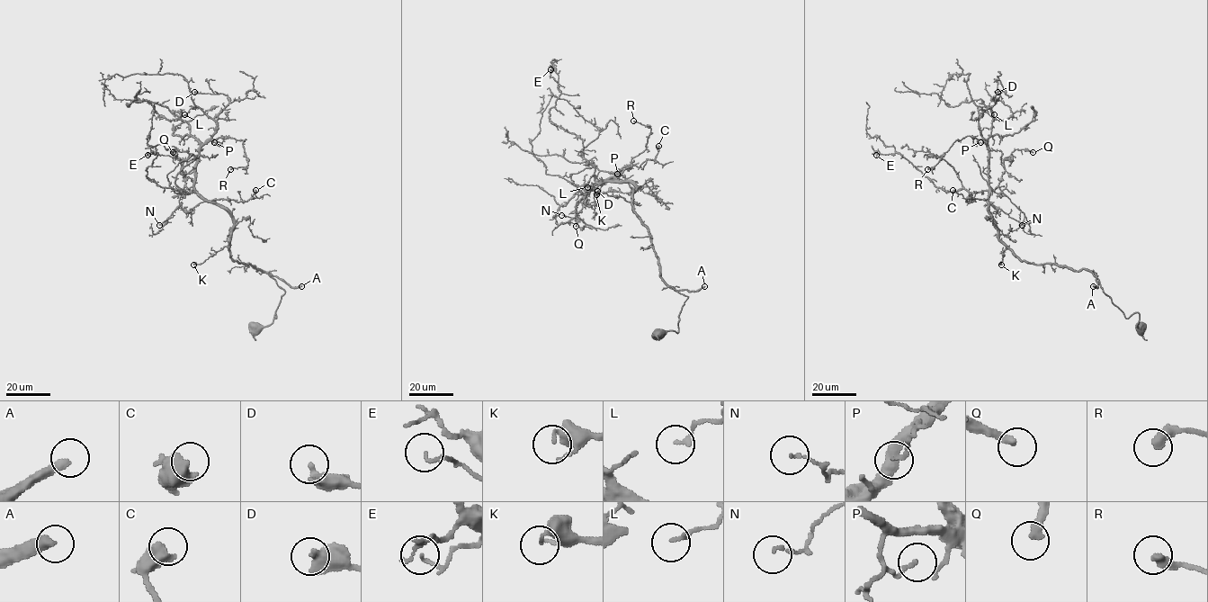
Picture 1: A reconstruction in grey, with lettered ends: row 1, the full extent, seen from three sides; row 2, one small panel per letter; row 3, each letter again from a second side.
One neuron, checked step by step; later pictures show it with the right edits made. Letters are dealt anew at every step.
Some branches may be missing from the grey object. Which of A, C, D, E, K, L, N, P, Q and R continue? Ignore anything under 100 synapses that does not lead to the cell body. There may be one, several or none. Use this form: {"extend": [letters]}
{"extend": ["A"]}

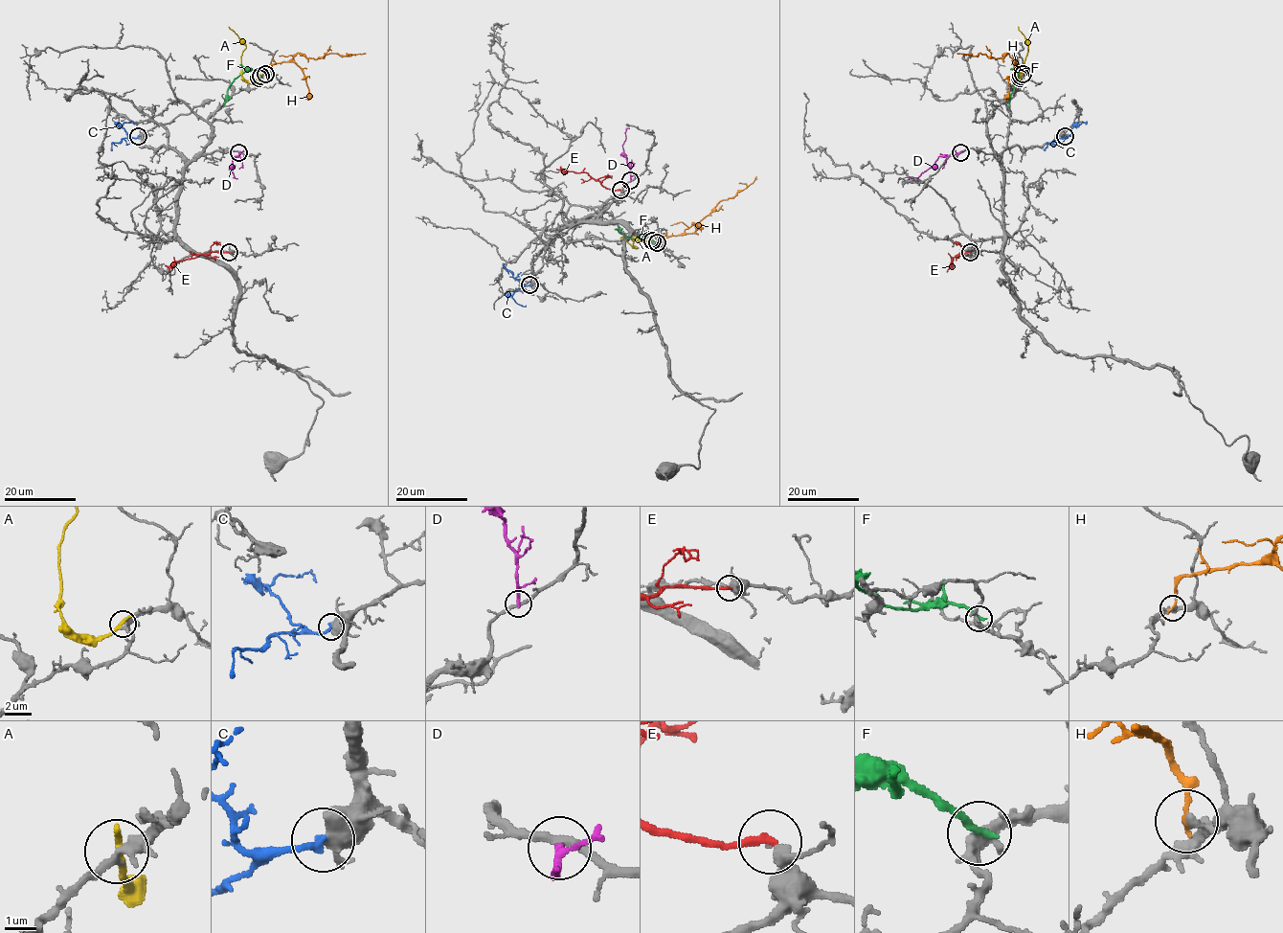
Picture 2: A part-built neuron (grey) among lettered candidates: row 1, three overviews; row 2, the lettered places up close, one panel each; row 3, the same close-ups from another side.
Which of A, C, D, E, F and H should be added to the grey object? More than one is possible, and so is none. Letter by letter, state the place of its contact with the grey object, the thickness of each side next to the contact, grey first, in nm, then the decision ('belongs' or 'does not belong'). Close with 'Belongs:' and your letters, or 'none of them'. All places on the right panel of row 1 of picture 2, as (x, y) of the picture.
A: meets grey at (1020, 78); 320 nm thick on the grey side, 280 nm on the other; does not belong
C: meets grey at (1065, 136); 400 nm thick on the grey side, 280 nm on the other; belongs
D: meets grey at (960, 152); 280 nm thick on the grey side, 240 nm on the other; does not belong
E: meets grey at (970, 252); 320 nm thick on the grey side, 260 nm on the other; belongs
F: meets grey at (1021, 76); 300 nm thick on the grey side, 300 nm on the other; does not belong
H: meets grey at (1023, 74); 240 nm thick on the grey side, 150 nm on the other; does not belong
Belongs: C, E

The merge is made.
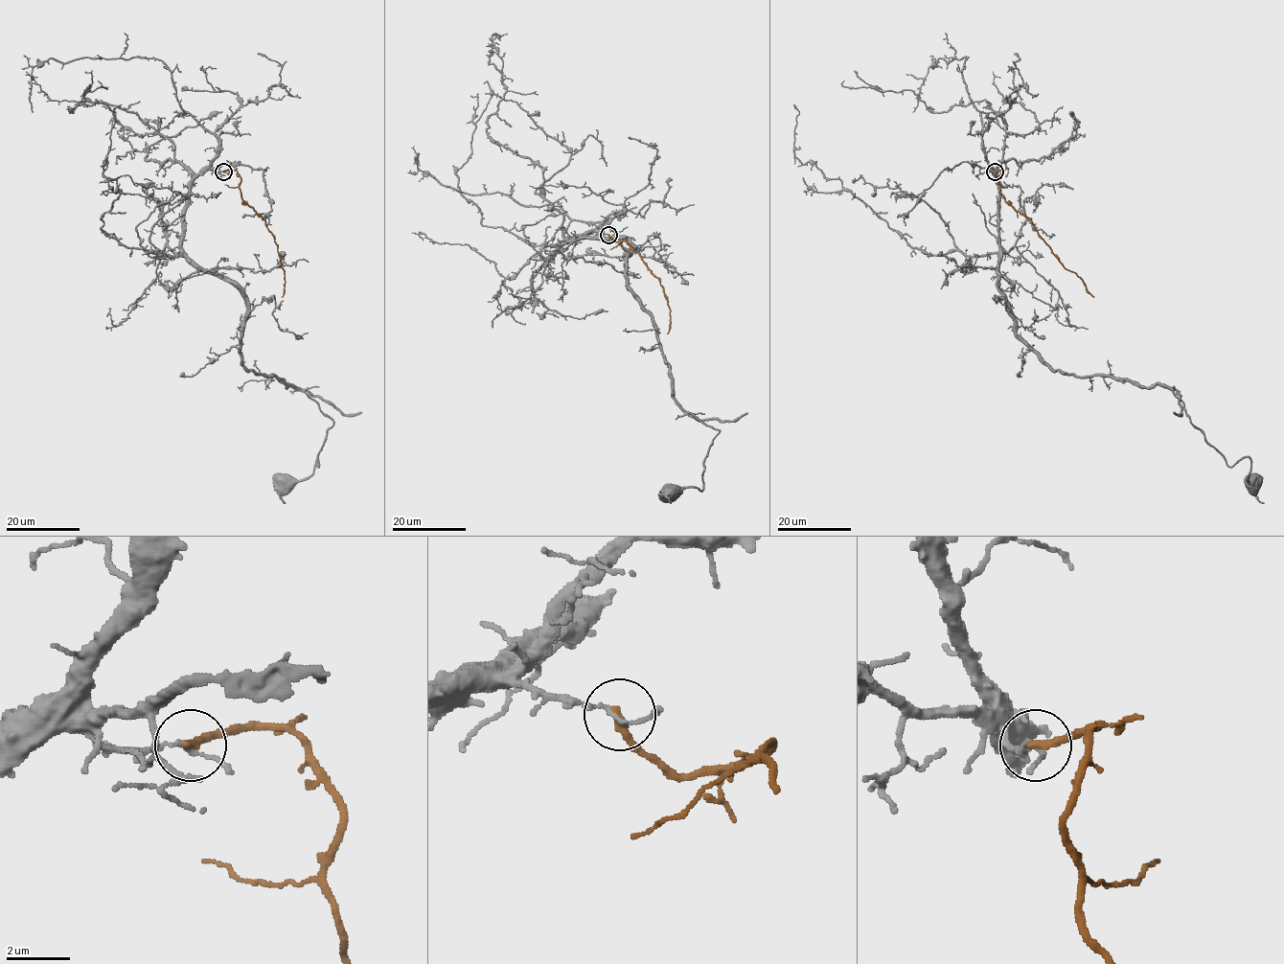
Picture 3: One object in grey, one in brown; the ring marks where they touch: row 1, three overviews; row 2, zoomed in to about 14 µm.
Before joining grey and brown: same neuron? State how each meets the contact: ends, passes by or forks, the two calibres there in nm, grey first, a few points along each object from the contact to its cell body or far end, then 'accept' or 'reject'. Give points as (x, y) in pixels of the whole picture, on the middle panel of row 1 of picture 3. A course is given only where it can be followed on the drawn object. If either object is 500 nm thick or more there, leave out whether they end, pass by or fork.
grey passes by; brown ends there; 100 nm thick on the grey side, 280 nm on the other; grey runs (608, 235), (567, 238), (631, 248), (627, 285), (652, 319), (672, 397), (719, 430), (702, 489), (668, 492); brown runs (608, 235), (616, 241), (627, 238), (625, 240), (659, 281), (670, 308), (671, 322), (667, 333); reject

